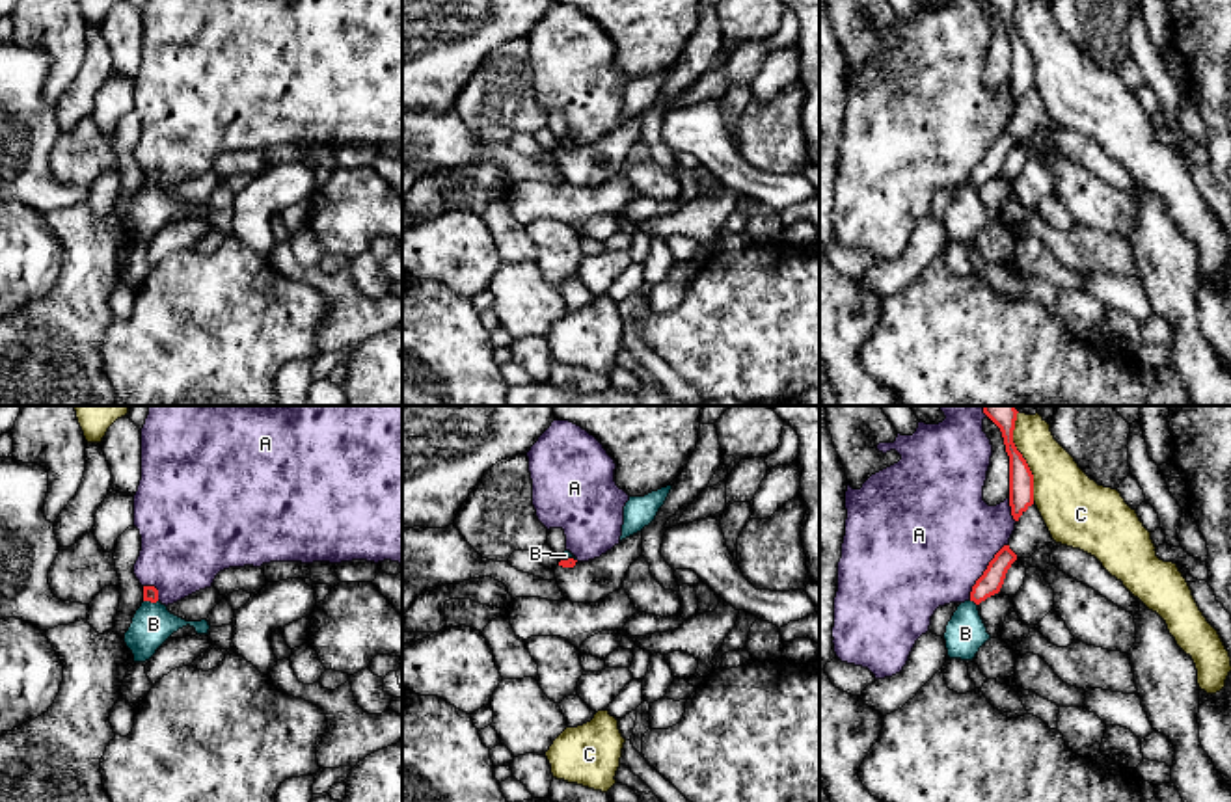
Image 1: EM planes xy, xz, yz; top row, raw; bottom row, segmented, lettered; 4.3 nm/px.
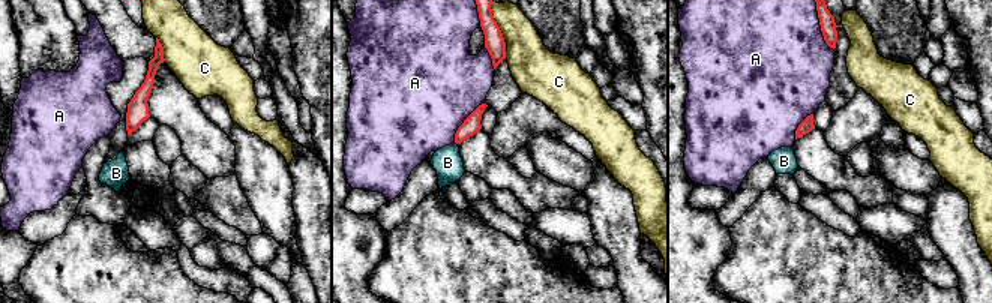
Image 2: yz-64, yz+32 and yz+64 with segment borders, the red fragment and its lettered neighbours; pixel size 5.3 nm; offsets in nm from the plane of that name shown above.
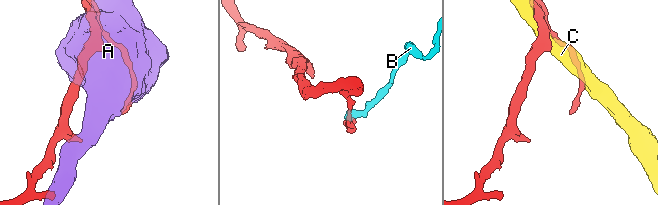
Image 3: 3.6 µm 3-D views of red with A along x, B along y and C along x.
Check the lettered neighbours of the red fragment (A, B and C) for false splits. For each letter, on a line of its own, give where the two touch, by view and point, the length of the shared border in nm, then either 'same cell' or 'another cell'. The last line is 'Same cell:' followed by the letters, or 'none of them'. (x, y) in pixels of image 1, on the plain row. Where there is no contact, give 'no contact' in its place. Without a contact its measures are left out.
A: yz (984, 155) | 280 nm | another cell
B: xy (151, 185) | 60 nm | another cell
C: yz (1025, 43) | 380 nm | another cell
Same cell: none of them

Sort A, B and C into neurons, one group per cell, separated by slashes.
A / B / C

